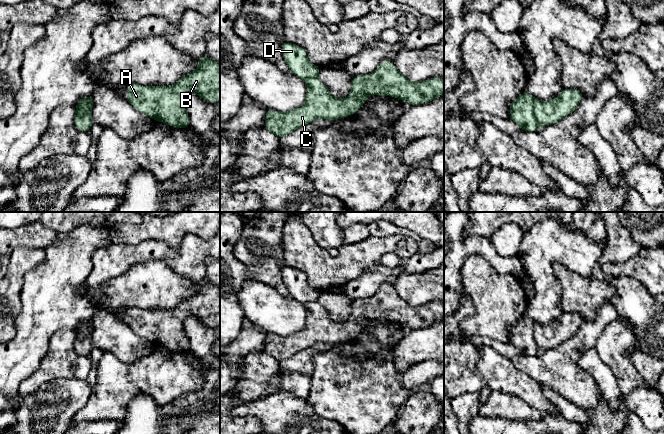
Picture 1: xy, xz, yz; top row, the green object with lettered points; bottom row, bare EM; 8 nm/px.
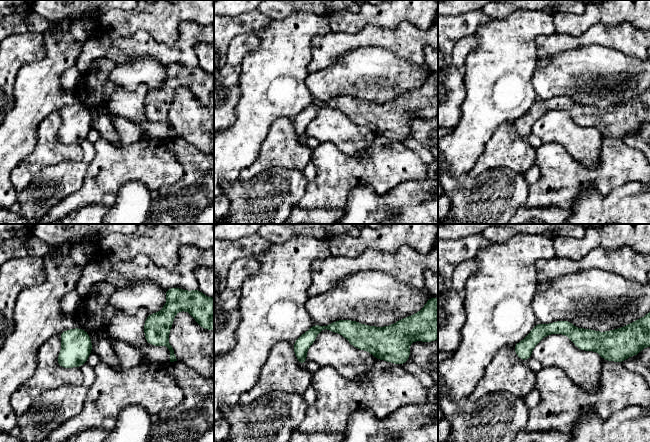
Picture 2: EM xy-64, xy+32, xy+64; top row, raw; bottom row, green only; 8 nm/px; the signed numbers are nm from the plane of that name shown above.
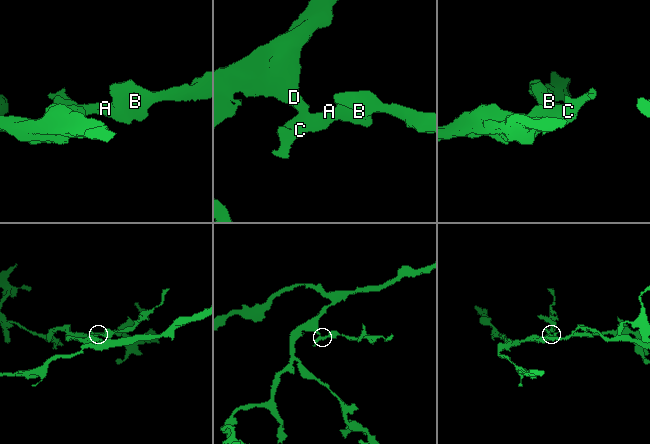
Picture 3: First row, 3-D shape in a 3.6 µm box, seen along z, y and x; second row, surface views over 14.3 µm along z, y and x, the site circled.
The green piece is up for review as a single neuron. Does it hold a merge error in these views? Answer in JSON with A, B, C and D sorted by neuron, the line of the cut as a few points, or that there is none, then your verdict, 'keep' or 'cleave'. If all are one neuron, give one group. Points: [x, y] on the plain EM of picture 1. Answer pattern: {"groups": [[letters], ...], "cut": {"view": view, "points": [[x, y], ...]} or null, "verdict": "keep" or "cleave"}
{"groups": [["A", "B", "C"], ["D"]], "cut": {"view": "xy", "points": [[86, 321], [78, 331], [80, 339]]}, "verdict": "cleave"}

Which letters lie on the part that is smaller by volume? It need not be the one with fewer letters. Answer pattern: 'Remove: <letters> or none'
Remove: A, B, C

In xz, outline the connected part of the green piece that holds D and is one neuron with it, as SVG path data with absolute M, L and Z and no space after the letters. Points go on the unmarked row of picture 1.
M283 265L281 267L282 279L287 287L290 296L302 303L315 302L318 300L321 292L313 289L307 281L307 276L304 272Z

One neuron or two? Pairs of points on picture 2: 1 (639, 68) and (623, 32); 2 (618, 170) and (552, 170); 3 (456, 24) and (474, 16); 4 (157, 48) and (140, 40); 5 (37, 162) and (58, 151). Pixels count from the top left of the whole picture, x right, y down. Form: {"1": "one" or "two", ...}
{"1": "two", "2": "one", "3": "one", "4": "one", "5": "one"}

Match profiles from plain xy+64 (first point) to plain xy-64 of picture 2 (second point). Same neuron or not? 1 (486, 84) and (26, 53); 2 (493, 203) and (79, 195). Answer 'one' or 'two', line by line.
1: two
2: two

